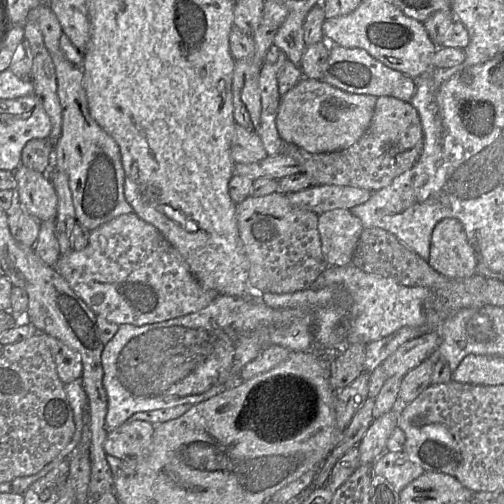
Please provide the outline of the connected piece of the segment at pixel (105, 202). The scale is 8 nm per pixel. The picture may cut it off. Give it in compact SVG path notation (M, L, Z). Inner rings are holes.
M47 3L41 4L32 9L26 21L37 21L45 46L55 65L57 93L62 107L62 124L60 137L54 147L52 166L64 170L69 176L69 187L72 193L77 223L89 231L94 231L120 215L134 212L124 196L125 172L120 149L116 141L90 115L87 96L83 86L83 70L81 67L70 62L61 50L60 38L63 34L62 27L49 5Z

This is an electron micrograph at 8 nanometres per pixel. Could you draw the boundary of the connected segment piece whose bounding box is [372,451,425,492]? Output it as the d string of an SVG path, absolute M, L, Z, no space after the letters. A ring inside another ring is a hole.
M385 451L373 464L373 474L384 477L397 492L425 471L412 463L404 452Z

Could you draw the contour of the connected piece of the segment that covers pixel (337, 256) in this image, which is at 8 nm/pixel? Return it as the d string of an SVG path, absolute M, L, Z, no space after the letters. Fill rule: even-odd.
M334 209L318 215L321 249L328 266L351 263L363 229L361 221L349 209Z

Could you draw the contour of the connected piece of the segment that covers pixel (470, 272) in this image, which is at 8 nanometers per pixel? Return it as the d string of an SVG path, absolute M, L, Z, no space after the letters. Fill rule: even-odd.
M444 218L436 224L427 262L452 280L464 280L476 274L477 254L458 219Z

